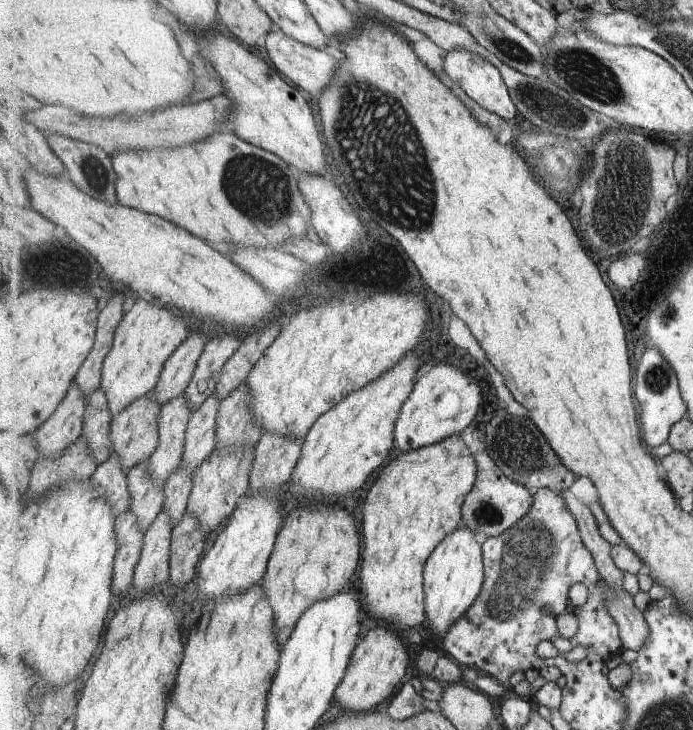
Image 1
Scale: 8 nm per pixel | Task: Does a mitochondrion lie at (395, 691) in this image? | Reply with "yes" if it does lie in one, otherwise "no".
no

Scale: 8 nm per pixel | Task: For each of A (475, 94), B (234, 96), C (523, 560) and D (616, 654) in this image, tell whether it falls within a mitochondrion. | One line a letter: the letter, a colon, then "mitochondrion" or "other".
A: other
B: other
C: mitochondrion
D: other

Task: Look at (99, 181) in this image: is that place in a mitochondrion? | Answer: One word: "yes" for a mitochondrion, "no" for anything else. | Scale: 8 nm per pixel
yes

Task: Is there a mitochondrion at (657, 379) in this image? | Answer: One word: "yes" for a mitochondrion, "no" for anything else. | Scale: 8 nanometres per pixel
yes

